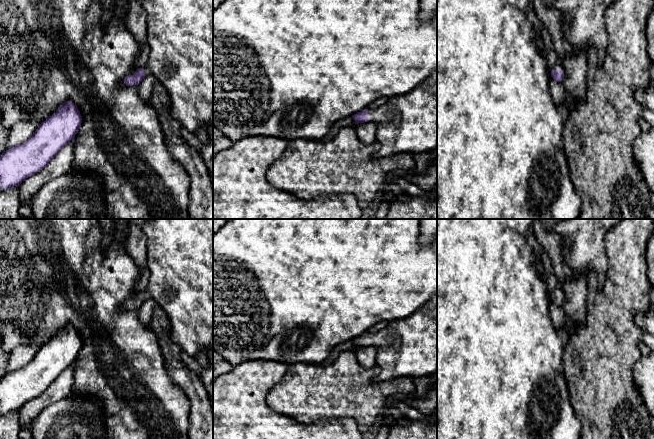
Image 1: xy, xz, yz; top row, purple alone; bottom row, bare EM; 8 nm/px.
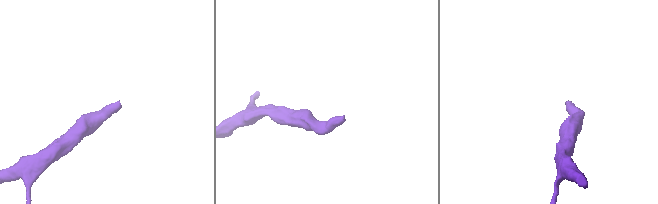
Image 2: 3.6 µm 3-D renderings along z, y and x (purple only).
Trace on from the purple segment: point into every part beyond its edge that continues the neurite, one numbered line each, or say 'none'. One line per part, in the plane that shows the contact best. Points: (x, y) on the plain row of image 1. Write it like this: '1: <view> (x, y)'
1: xz (407, 347)

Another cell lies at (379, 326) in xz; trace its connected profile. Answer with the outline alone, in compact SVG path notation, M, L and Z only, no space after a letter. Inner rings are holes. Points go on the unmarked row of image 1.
M382 320L369 328L368 333L376 333L383 330L388 324L387 320Z

